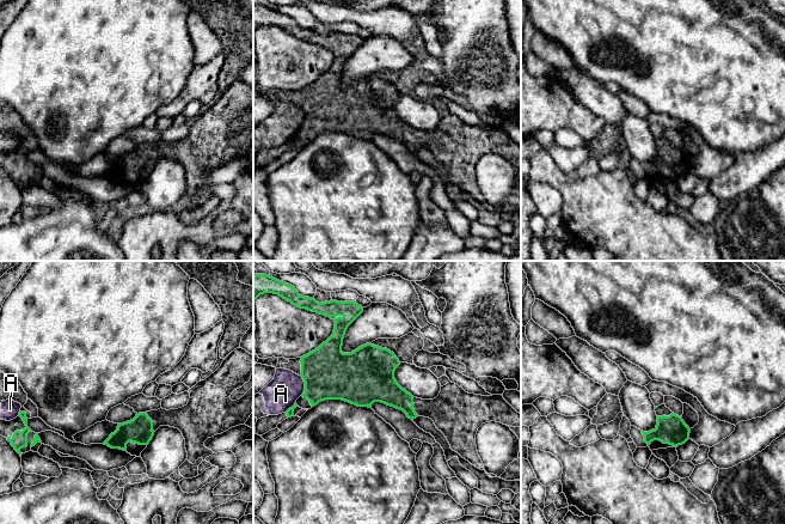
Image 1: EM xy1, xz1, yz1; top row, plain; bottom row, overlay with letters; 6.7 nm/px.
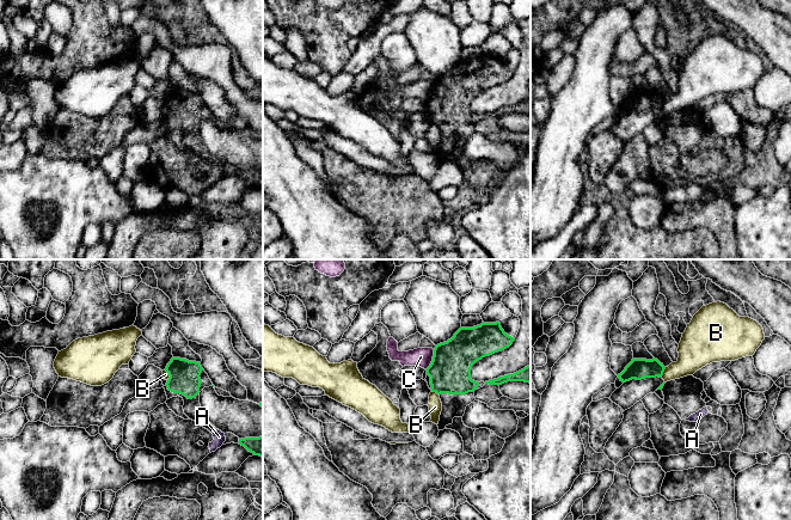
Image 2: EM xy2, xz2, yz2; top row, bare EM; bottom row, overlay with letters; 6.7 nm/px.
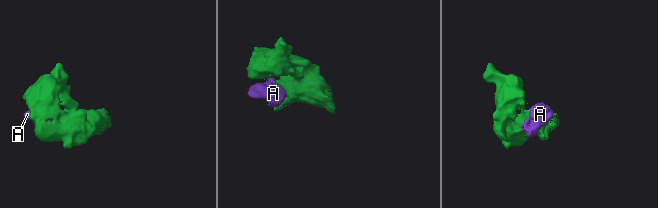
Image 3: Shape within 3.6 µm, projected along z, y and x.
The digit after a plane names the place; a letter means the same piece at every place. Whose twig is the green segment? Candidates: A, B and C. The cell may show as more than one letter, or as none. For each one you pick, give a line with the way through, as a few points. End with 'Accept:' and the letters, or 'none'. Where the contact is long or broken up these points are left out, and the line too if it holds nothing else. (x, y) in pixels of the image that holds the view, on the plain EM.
Accept: none

